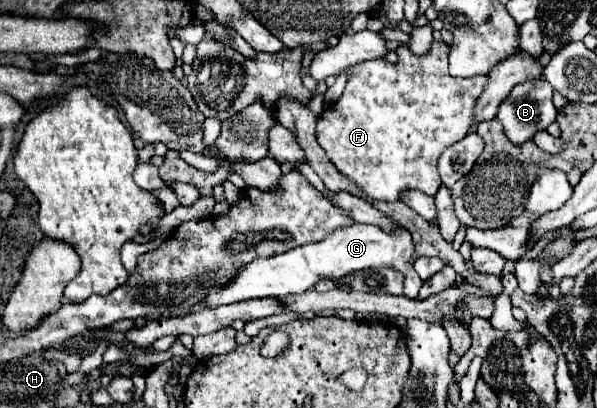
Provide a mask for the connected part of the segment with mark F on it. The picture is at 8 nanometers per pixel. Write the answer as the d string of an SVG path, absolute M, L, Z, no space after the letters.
M432 43L426 55L412 55L406 45L398 47L398 63L390 65L386 59L364 61L354 67L348 67L346 89L342 97L324 109L318 117L316 133L318 143L324 147L328 159L336 169L354 181L362 193L372 201L398 201L404 191L418 189L426 195L436 195L442 185L438 175L438 159L454 141L466 137L472 129L472 109L474 99L482 93L484 77L460 79L448 73L448 45Z

